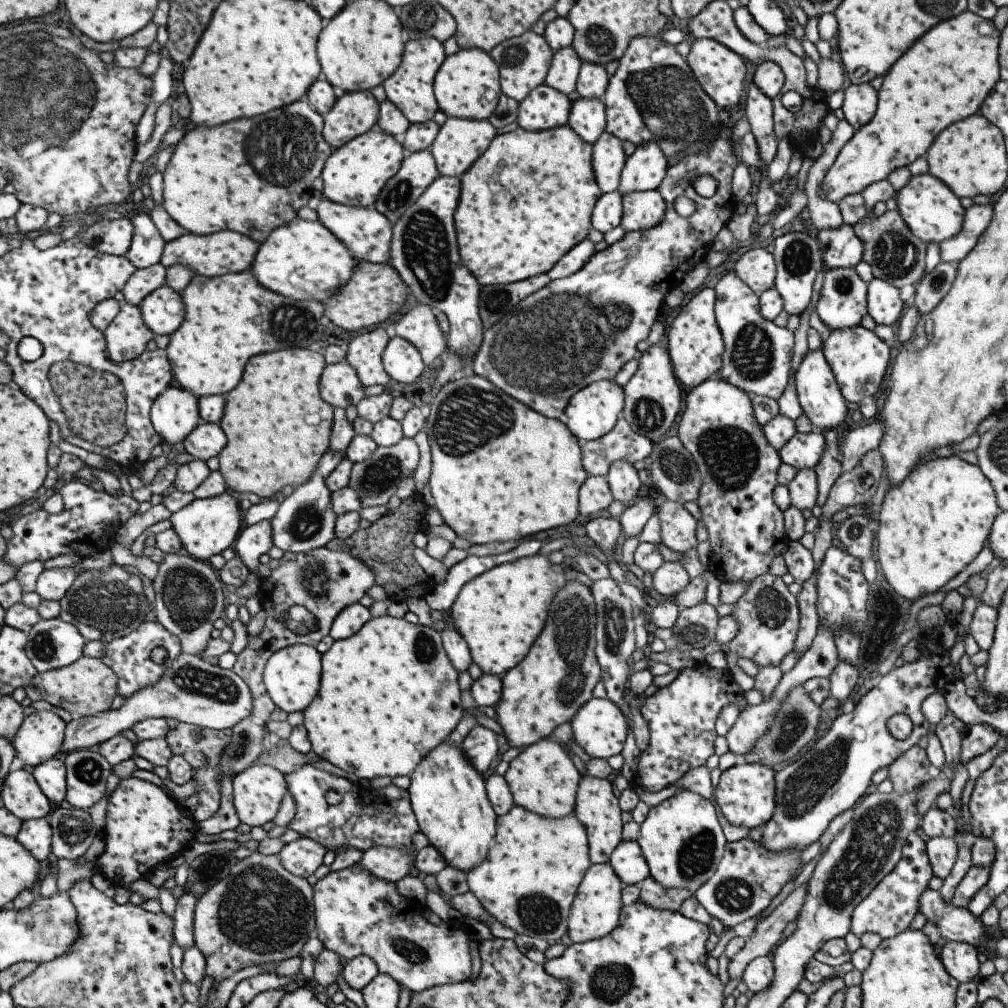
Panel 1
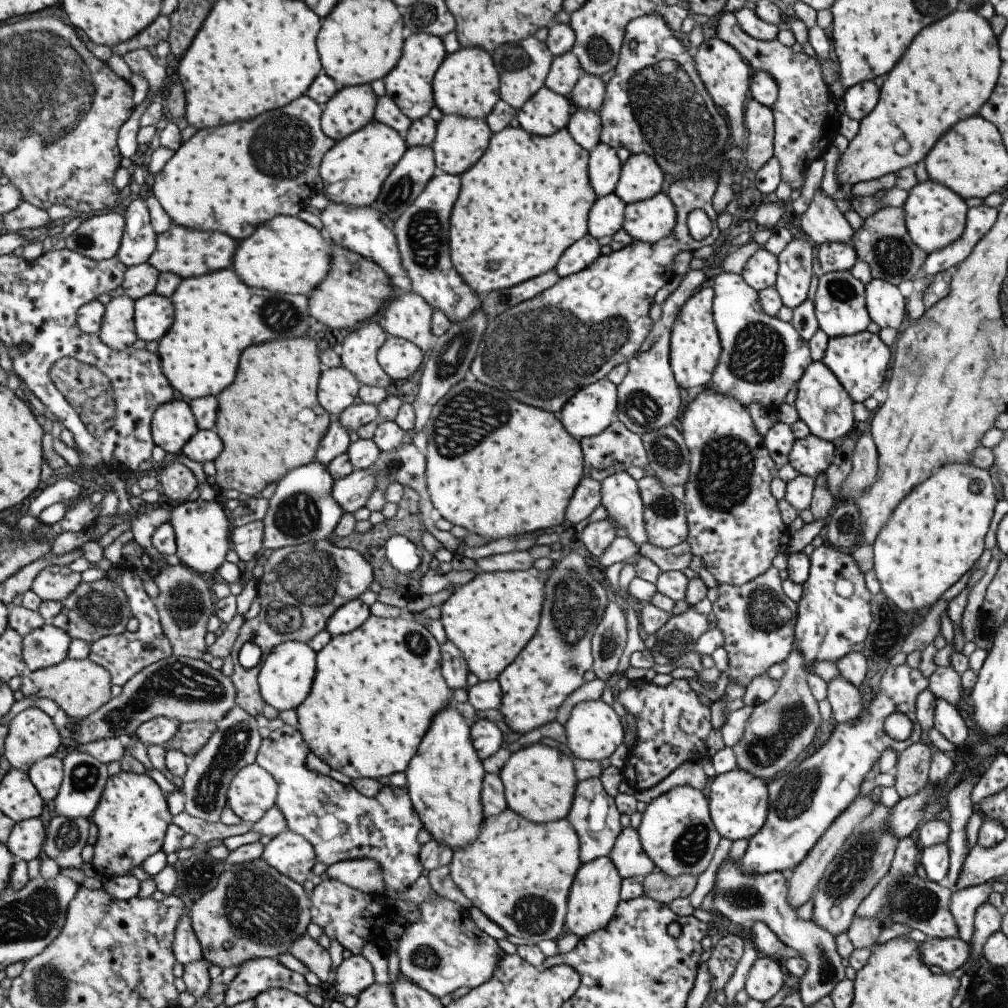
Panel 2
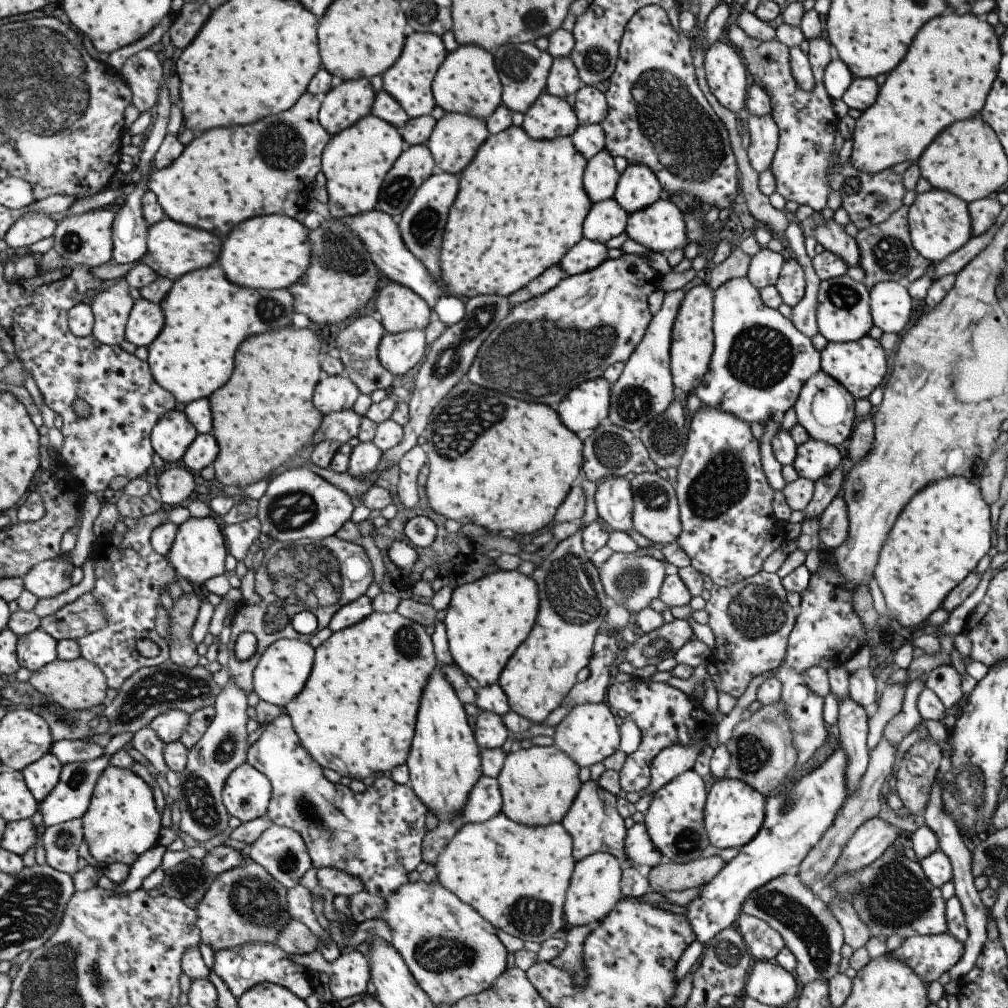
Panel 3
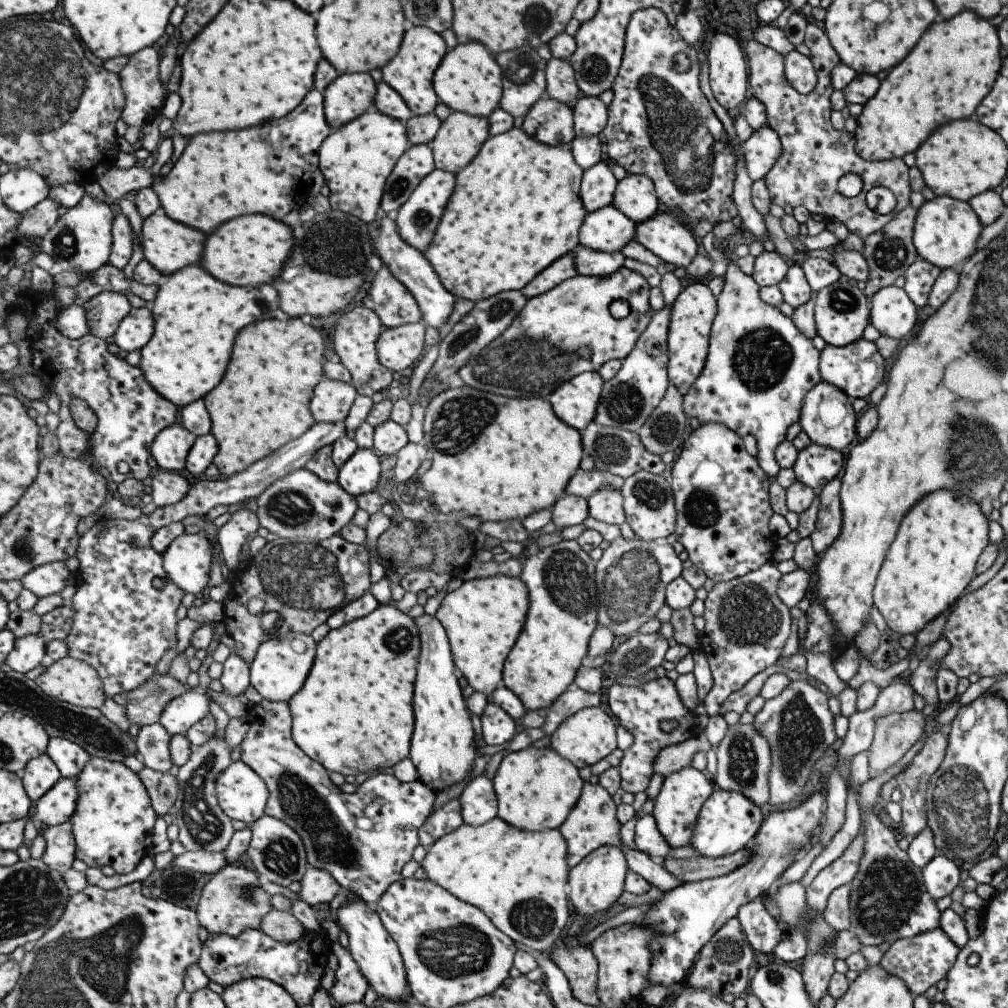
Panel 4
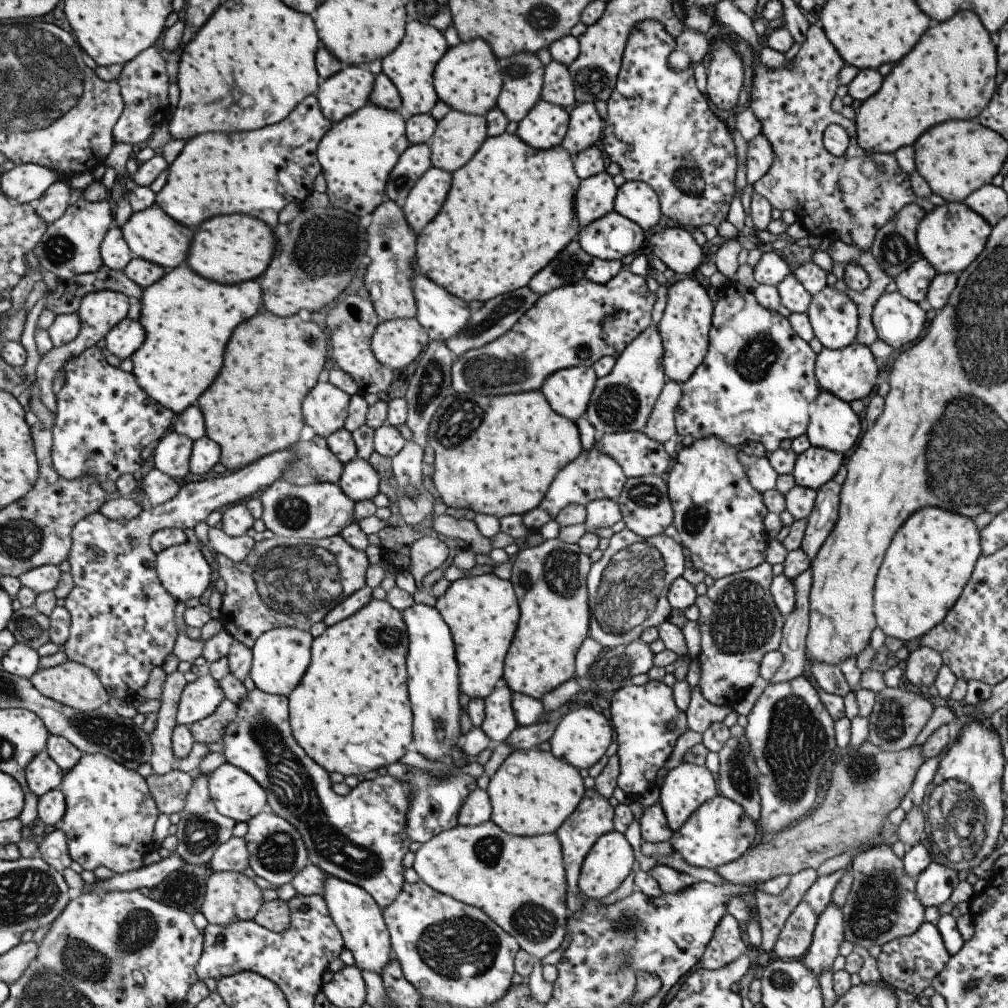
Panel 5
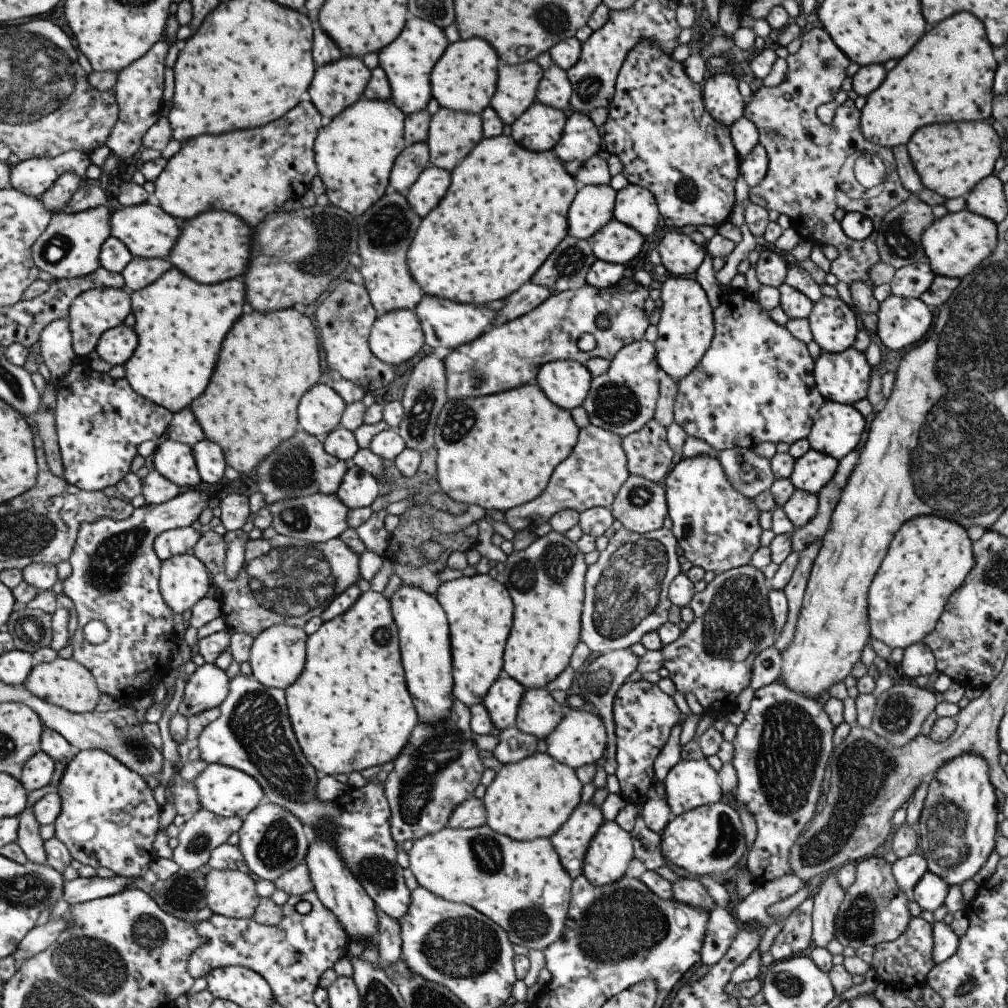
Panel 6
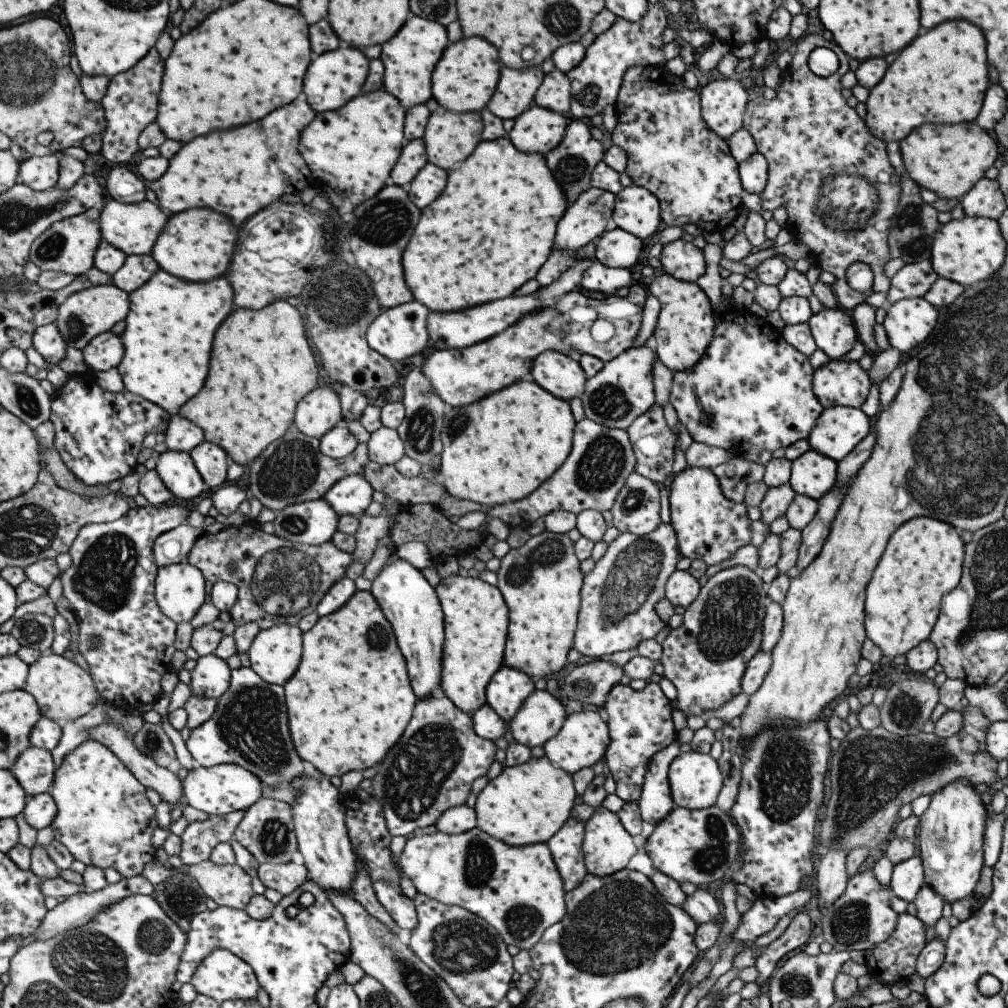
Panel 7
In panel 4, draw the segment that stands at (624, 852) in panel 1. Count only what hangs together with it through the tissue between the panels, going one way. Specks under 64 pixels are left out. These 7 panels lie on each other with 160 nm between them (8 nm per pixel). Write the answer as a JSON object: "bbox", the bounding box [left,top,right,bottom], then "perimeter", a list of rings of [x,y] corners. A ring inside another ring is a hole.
{"bbox":[633,815,670,862],"perimeter":[[[651,815],[636,819],[633,842],[635,849],[659,862],[669,854],[670,848],[657,830]]]}

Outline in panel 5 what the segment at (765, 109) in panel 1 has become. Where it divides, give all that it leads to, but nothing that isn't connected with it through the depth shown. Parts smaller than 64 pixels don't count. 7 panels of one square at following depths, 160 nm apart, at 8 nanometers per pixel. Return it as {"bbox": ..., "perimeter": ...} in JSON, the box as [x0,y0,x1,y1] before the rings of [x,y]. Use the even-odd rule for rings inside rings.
{"bbox":[745,133,773,190],"perimeter":[[[761,133],[757,134],[753,140],[749,140],[746,147],[745,176],[747,176],[747,188],[751,190],[755,181],[769,170],[773,153],[769,142]]]}

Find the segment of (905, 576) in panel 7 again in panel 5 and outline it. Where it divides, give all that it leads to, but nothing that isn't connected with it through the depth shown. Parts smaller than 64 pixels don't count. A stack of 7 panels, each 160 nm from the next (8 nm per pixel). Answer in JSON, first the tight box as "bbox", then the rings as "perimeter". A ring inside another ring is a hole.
{"bbox":[873,508,980,642],"perimeter":[[[941,508],[913,512],[895,532],[873,586],[876,627],[899,642],[919,639],[932,630],[959,598],[980,556],[979,534],[971,518]]]}

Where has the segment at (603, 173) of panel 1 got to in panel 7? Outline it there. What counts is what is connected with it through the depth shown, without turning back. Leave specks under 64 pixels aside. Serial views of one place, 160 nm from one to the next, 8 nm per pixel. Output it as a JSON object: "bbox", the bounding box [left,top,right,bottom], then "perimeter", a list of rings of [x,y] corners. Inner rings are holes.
{"bbox":[553,186,614,250],"perimeter":[[[591,186],[580,192],[556,224],[553,247],[575,250],[597,239],[612,218],[614,197],[613,193]]]}

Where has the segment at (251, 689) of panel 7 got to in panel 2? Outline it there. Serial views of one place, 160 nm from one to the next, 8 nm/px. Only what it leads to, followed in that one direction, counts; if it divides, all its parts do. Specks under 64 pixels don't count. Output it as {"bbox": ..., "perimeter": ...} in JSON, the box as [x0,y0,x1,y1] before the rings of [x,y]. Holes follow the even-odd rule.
{"bbox":[254,724,422,893],"perimeter":[[[284,724],[271,731],[267,738],[262,739],[254,760],[260,767],[264,767],[279,784],[275,804],[280,808],[281,814],[284,814],[288,830],[299,833],[307,839],[313,847],[315,860],[329,866],[341,861],[370,858],[378,864],[378,867],[381,867],[384,893],[407,890],[417,880],[422,870],[418,859],[421,845],[415,839],[422,824],[413,810],[407,789],[389,784],[381,786],[380,791],[372,797],[363,796],[349,784],[344,785],[331,779],[329,775],[307,770],[304,761],[307,752],[309,752],[308,746],[298,729]]]}

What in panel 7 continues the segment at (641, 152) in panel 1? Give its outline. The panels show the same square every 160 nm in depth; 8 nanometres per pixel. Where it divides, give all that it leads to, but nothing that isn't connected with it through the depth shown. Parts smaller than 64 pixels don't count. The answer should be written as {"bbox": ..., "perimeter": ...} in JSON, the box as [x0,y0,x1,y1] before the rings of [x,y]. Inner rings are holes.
{"bbox":[612,184,662,240],"perimeter":[[[633,184],[616,192],[612,220],[617,228],[641,240],[662,228],[657,198],[646,188]]]}

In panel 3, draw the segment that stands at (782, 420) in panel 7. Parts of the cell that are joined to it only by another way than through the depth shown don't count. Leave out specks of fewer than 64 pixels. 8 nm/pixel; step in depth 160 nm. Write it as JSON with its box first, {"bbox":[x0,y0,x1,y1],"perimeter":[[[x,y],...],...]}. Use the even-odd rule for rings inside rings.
{"bbox":[693,276,820,491],"perimeter":[[[746,276],[732,278],[712,291],[712,333],[714,345],[708,369],[693,393],[701,405],[734,414],[749,424],[755,421],[763,426],[763,435],[758,441],[761,468],[768,485],[774,491],[781,491],[786,484],[782,477],[782,466],[773,456],[770,440],[781,429],[779,422],[785,411],[794,406],[804,382],[820,369],[820,352],[811,345],[811,339],[801,334],[788,318],[777,309],[762,304],[758,290]]]}

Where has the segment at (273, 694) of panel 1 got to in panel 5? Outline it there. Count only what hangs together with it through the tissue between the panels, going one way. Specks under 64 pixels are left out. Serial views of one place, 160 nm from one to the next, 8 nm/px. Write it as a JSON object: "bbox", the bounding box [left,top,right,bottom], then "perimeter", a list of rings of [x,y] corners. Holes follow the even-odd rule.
{"bbox":[249,627,313,696],"perimeter":[[[297,627],[273,628],[261,634],[251,646],[252,654],[249,676],[257,689],[277,696],[291,693],[309,666],[309,648],[313,637],[309,631]]]}

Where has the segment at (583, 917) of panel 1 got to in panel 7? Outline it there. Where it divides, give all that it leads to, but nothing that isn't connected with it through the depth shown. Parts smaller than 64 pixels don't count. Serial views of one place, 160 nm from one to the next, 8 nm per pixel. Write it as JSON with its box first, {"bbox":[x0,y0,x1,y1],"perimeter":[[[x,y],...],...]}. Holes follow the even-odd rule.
{"bbox":[582,806,637,877],"perimeter":[[[599,806],[585,821],[584,835],[582,838],[582,857],[586,872],[596,877],[606,877],[625,869],[629,858],[636,853],[637,848],[631,839],[631,835],[625,832],[616,814]]]}

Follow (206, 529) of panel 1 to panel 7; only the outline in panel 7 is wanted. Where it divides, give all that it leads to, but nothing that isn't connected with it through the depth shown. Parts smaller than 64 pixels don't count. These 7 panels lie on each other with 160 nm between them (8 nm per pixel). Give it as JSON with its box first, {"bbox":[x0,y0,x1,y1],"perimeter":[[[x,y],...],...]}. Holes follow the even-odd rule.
{"bbox":[156,561,207,624],"perimeter":[[[189,561],[160,567],[156,597],[161,610],[177,624],[191,622],[207,600],[207,579]]]}

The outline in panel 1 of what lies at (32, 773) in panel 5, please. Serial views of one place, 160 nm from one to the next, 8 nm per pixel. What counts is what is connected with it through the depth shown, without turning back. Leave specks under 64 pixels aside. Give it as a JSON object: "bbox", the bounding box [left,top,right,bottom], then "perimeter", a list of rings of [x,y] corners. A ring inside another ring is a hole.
{"bbox":[32,755,68,806],"perimeter":[[[63,755],[55,756],[51,760],[36,766],[32,772],[44,793],[52,799],[55,806],[66,800],[68,793],[68,767]]]}

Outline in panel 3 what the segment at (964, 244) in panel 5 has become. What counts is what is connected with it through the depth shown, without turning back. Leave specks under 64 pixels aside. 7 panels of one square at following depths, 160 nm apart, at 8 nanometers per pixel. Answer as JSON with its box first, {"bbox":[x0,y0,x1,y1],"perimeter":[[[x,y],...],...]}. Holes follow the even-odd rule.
{"bbox":[907,188,971,264],"perimeter":[[[933,188],[914,195],[913,202],[908,206],[907,224],[912,247],[919,258],[935,264],[971,238],[971,219],[967,205],[950,192]]]}

